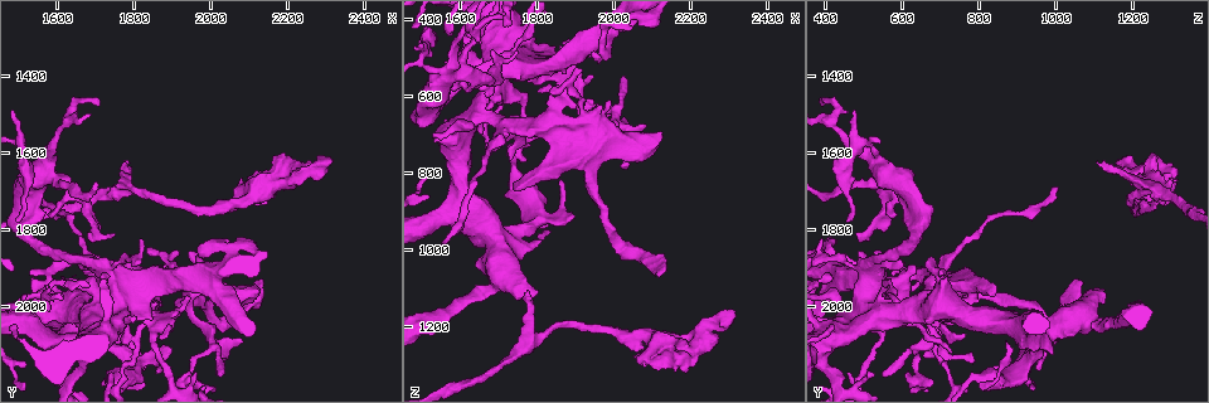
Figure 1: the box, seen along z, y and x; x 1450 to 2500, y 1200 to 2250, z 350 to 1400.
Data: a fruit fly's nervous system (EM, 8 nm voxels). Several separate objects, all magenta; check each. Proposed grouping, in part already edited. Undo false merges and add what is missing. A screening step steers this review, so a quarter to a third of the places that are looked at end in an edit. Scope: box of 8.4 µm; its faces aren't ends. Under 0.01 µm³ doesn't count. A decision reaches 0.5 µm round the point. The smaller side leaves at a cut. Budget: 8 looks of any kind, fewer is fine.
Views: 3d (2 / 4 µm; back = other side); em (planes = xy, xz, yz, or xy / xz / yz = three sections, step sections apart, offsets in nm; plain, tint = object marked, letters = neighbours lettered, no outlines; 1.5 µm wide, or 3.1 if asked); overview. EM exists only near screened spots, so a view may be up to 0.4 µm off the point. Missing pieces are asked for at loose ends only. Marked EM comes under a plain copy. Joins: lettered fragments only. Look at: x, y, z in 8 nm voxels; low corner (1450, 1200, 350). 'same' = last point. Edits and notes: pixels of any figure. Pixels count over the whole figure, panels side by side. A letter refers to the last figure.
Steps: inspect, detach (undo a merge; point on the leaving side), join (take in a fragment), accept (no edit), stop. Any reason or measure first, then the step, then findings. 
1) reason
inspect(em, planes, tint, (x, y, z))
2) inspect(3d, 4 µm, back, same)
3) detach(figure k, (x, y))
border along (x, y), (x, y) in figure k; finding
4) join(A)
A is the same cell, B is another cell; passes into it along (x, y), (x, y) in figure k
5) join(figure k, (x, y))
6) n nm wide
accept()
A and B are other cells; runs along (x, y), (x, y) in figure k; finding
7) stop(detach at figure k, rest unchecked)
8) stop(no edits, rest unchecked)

inspect(3d, 2 µm, (2305, 1615, 1165))

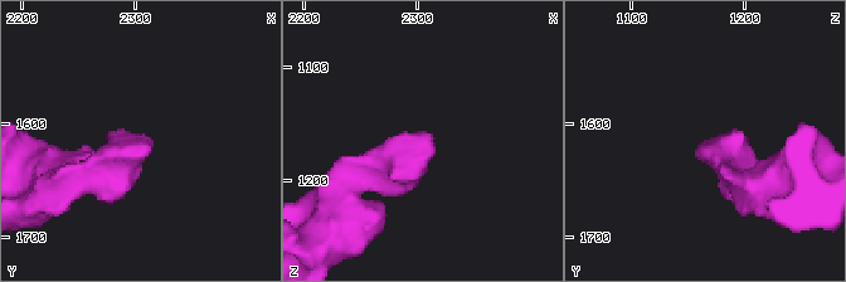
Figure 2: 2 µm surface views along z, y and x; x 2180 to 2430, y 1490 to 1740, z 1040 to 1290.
inspect(em, planes, letters, (2312, 1624, 1156))

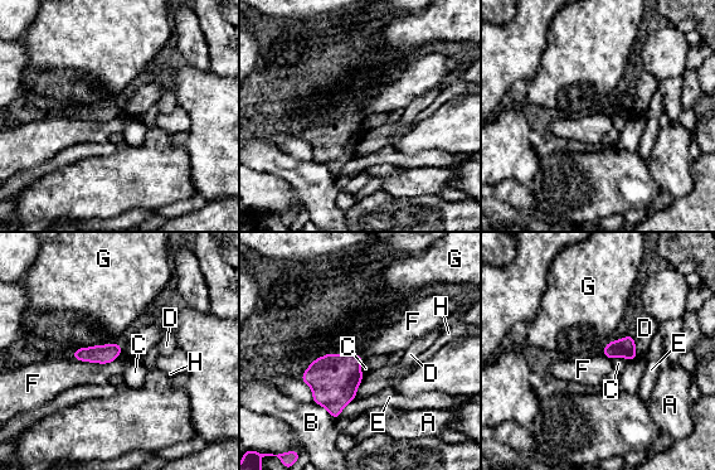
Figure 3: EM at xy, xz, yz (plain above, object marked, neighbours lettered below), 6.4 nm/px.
accept()
A, B, C, D, E, F, G and H are other cells; border along (121, 350), (107, 363), (73, 358) in figure 3; no lettered fragment goes on from it

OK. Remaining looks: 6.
branch point
inspect(3d, 2 µm, (2100, 1715, 1235))

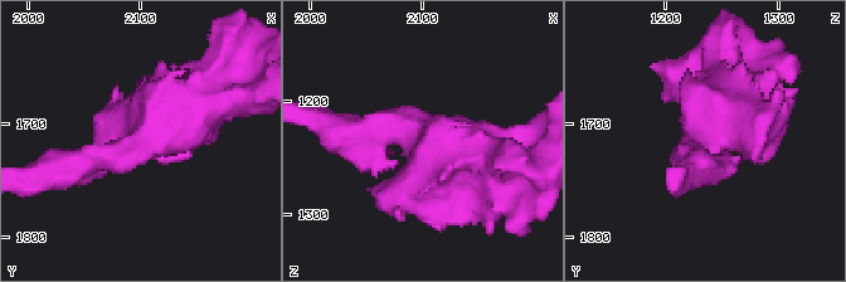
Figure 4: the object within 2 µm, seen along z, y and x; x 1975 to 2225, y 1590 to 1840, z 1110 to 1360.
shape alone is not enough
inspect(em, yz, step 4, tint, (2108, 1712, 1236))

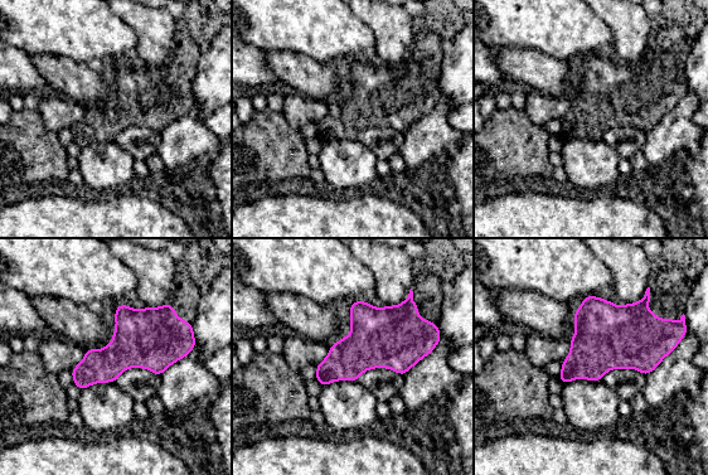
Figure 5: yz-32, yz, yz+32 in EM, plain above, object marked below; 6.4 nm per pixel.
inspect(em, planes, letters, same)

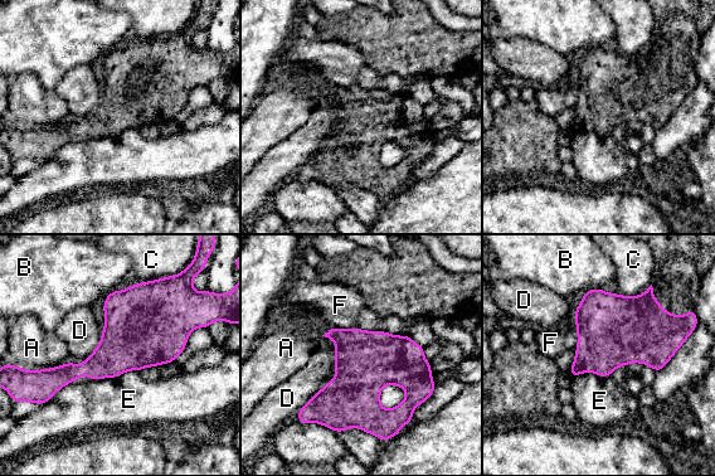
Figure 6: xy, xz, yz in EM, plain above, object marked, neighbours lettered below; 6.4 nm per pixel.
accept()
A, B, C, D, E and F are other cells; border along (102, 331), (81, 364), (69, 362) in figure 6; all the same neuron

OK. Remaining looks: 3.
branch stops here
inspect(em, planes, letters, (1895, 2110, 915))

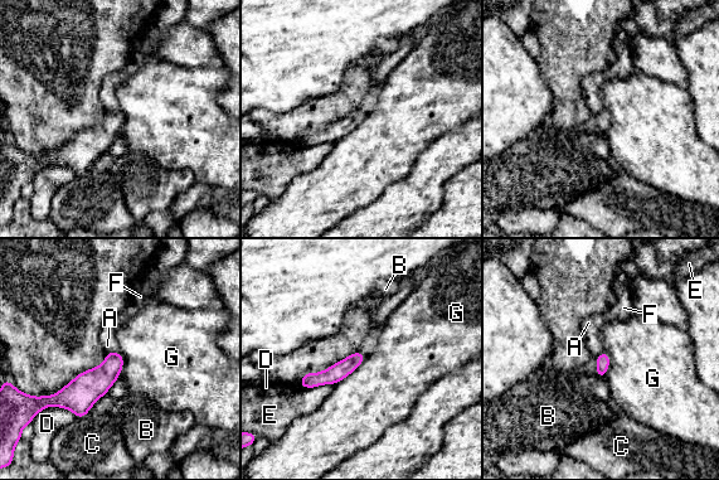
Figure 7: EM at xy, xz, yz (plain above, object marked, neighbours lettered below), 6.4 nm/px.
accept()
A, B, C, D, E, F and G are other cells; runs along (360, 358), (329, 377), (304, 383) in figure 7; no lettered fragment goes on from it

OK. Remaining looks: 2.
stop(no edits, rest unchecked)

